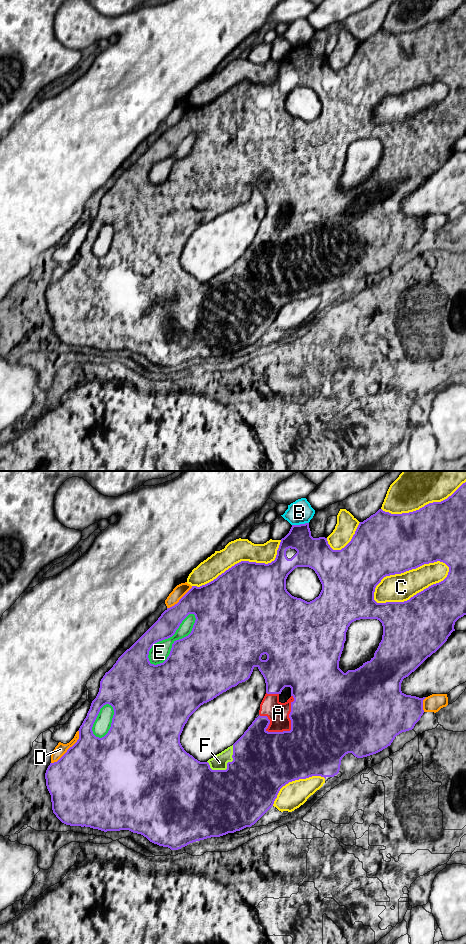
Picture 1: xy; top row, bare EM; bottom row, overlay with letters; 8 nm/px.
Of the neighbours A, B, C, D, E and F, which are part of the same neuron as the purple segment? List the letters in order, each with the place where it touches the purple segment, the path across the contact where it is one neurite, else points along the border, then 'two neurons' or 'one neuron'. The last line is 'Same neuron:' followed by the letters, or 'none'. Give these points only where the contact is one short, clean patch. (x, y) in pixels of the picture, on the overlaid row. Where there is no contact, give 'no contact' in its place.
A: meets purple in xy at (291, 724); one neuron
B: meets purple in xy at (300, 524); two neurons
C: meets purple in xy at (414, 595); two neurons
D: meets purple in xy at (69, 748); two neurons
E: meets purple in xy at (165, 638); two neurons
F: meets purple in xy at (227, 763); one neuron
Same neuron: A, F

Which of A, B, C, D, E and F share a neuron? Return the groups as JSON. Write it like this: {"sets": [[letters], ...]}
{"sets": [["A", "F"], ["B"], ["C"], ["D", "E"]]}

